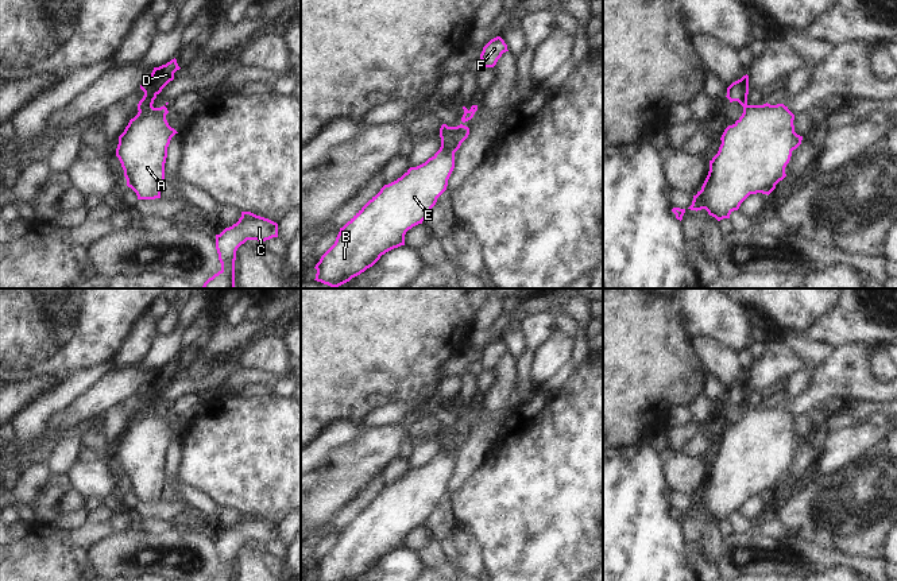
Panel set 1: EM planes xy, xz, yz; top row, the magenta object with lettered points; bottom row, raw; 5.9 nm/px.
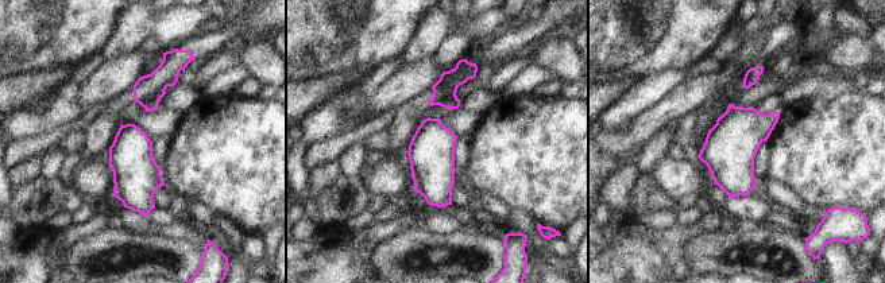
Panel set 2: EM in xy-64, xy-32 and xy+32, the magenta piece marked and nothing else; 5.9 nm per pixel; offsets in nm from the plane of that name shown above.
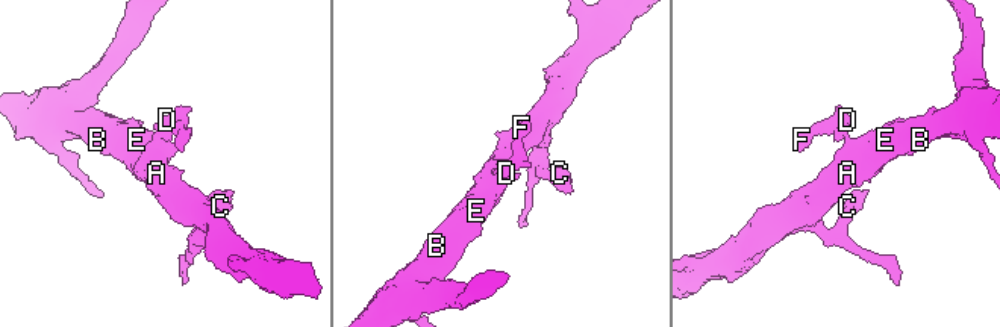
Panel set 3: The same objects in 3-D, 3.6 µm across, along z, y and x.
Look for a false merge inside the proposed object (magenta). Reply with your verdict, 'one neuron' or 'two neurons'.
two neurons

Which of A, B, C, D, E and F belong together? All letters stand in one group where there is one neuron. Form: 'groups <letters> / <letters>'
groups A B C E / D F

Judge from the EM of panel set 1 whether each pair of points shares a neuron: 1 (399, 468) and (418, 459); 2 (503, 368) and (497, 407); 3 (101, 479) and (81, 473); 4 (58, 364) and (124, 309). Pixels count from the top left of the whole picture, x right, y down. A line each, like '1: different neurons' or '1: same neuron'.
1: different neurons
2: same neuron
3: same neuron
4: same neuron

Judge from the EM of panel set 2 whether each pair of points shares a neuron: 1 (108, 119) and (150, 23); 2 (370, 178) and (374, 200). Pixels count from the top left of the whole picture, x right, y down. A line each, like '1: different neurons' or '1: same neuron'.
1: different neurons
2: different neurons

